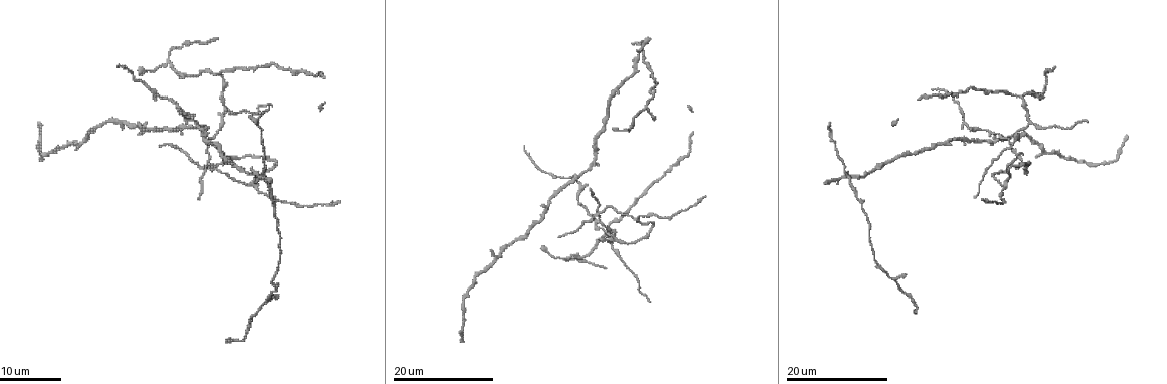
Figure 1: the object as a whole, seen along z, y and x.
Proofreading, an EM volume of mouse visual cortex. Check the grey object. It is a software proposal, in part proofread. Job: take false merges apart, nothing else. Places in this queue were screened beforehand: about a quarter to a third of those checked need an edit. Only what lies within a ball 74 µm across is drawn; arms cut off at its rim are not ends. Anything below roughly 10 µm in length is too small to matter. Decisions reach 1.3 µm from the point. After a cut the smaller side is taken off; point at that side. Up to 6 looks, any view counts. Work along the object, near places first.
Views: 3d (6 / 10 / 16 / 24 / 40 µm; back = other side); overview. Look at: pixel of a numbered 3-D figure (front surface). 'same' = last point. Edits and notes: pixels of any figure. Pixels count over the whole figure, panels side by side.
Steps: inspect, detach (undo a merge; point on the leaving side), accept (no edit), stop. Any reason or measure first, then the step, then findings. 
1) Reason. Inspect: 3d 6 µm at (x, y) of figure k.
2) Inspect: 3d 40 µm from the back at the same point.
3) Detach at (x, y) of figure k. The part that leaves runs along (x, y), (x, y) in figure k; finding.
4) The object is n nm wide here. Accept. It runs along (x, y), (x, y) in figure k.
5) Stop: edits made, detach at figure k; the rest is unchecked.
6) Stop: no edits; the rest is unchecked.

Thick turns thin. Inspect: 3d 24 µm at (612, 235) of figure 1.

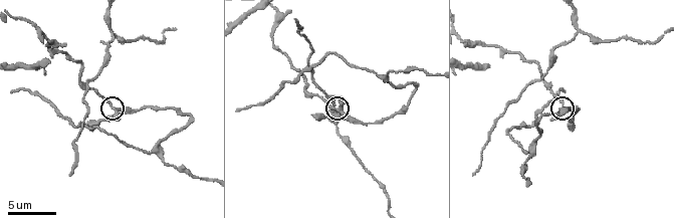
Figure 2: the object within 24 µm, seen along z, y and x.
Inspect: 3d 10 µm at (113, 109) of figure 2.

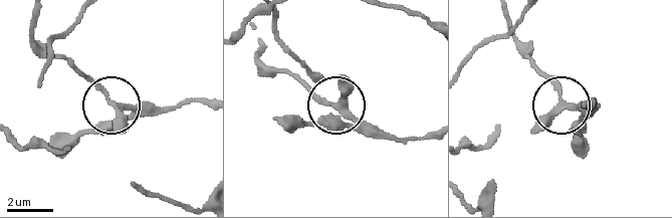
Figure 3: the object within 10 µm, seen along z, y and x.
Detach at (105, 95) of figure 3. The part that leaves runs along (134, 108), (118, 106), (37, 44), (31, 33), (37, 10) in figure 3; two neurons meet here.

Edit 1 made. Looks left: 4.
Redraw. Inspect: overview.

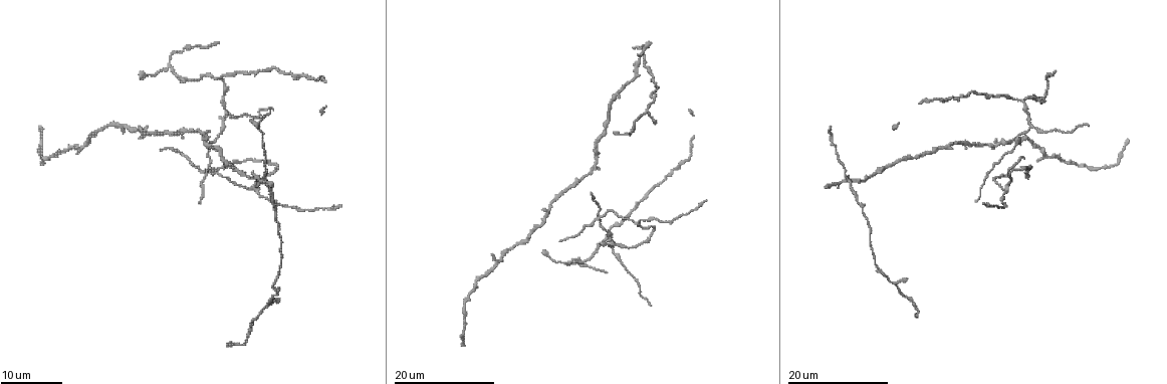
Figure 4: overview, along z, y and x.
Inspect: 3d 16 µm at (605, 237) of figure 4.

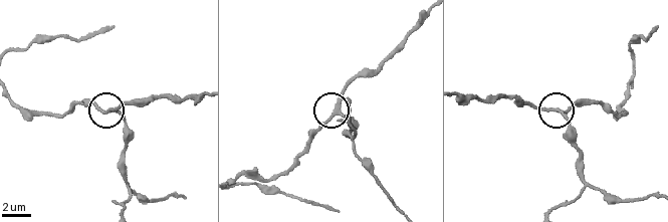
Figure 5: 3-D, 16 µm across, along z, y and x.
Zoom in. Inspect: 3d 6 µm at (109, 110) of figure 5.

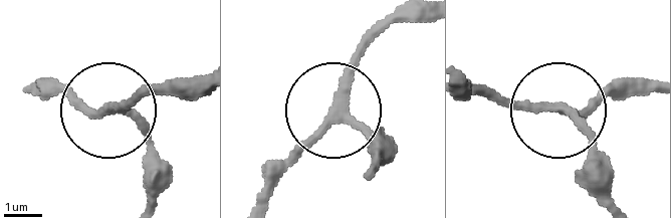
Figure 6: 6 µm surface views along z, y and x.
The object is 230 nm wide here. Accept. It runs along (616, 202), (603, 155), (565, 110), (641, 96) in figure 6; all the same neuron.

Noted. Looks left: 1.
Inspect: 3d 10 µm at (337, 124) of figure 2.

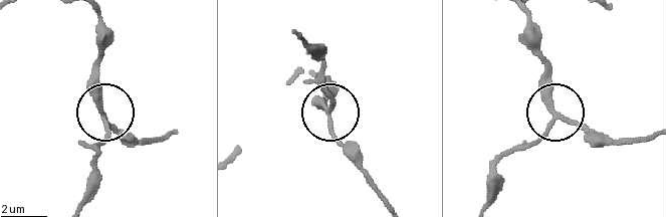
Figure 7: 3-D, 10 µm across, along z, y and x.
Detach at (98, 147) of figure 7. The part that leaves runs along (102, 119), (97, 186), (85, 203) in figure 7; a second neuron is stuck on.

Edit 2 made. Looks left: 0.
Stop: edits made, detach at figure 3, detach at figure 7; the rest is unchecked.

